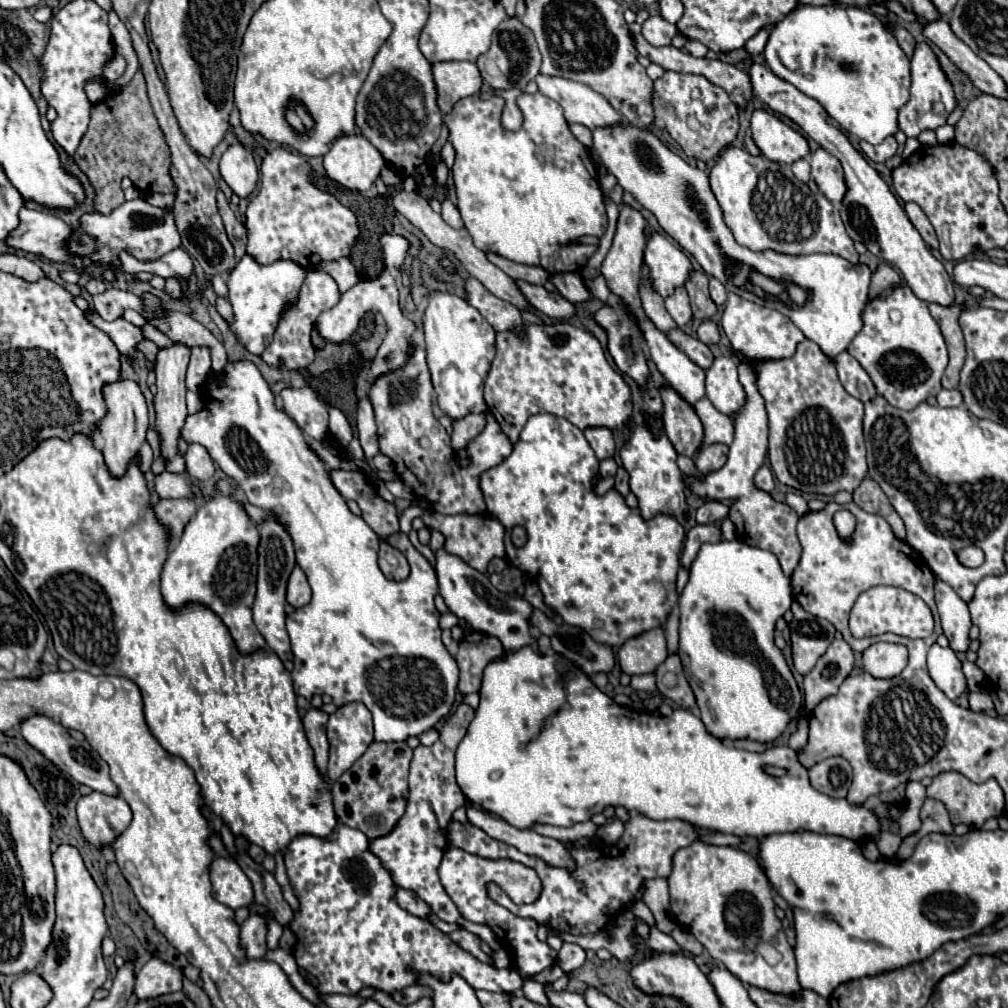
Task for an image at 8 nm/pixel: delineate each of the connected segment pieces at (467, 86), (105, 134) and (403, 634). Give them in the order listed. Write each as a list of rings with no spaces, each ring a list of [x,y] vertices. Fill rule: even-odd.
[[[442,61],[432,65],[432,75],[438,91],[438,107],[448,113],[460,97],[480,91],[482,77],[476,63],[470,61]]]
[[[138,69],[136,75],[132,77],[132,81],[128,85],[124,85],[116,95],[112,93],[110,97],[102,99],[100,103],[92,105],[92,119],[90,119],[90,127],[84,133],[78,151],[74,153],[74,163],[80,167],[80,171],[86,173],[96,197],[94,197],[94,207],[100,213],[110,213],[116,205],[118,205],[118,185],[124,177],[130,177],[132,183],[144,191],[144,193],[174,193],[176,185],[172,183],[170,177],[170,151],[168,151],[168,143],[164,139],[164,133],[160,131],[160,125],[154,117],[150,99],[146,95],[146,81],[142,71]]]
[[[228,361],[226,367],[222,369],[222,373],[218,375],[212,375],[208,377],[206,385],[204,385],[204,391],[202,391],[202,397],[204,397],[204,407],[194,413],[194,415],[188,415],[186,421],[184,421],[184,427],[182,427],[182,439],[186,443],[200,443],[208,449],[210,457],[220,465],[220,469],[230,477],[234,479],[240,489],[244,491],[244,495],[248,497],[248,501],[264,511],[270,511],[274,515],[274,519],[278,523],[284,523],[284,529],[288,531],[292,543],[294,543],[294,553],[296,553],[296,563],[300,565],[300,569],[306,573],[308,577],[308,583],[312,587],[312,601],[300,609],[296,609],[292,615],[288,615],[286,619],[286,629],[288,629],[288,635],[290,635],[290,643],[292,643],[292,653],[294,653],[294,669],[292,669],[292,681],[294,681],[294,691],[296,695],[302,695],[306,699],[312,699],[312,695],[330,695],[334,705],[346,705],[354,699],[362,701],[372,717],[374,717],[374,741],[406,741],[408,737],[412,735],[420,735],[424,731],[428,731],[430,727],[434,727],[440,719],[444,719],[454,703],[454,697],[456,697],[456,685],[458,685],[458,667],[456,667],[456,661],[454,657],[446,651],[440,635],[440,627],[438,627],[438,619],[440,619],[440,613],[438,609],[434,607],[434,597],[438,595],[438,581],[436,581],[436,573],[432,569],[432,565],[428,563],[428,559],[416,551],[412,547],[412,543],[408,541],[408,535],[398,531],[396,535],[390,535],[386,537],[386,541],[396,547],[398,551],[404,553],[408,563],[410,563],[410,575],[402,583],[394,583],[394,581],[388,581],[380,567],[378,567],[378,545],[380,545],[380,537],[368,527],[368,523],[362,519],[362,517],[356,517],[344,497],[336,491],[336,487],[332,485],[332,479],[330,479],[330,469],[326,467],[326,463],[310,449],[310,445],[306,443],[304,439],[304,433],[300,431],[300,427],[282,411],[276,407],[276,399],[266,383],[266,379],[262,377],[262,373],[258,371],[258,367],[252,363],[252,361]]]

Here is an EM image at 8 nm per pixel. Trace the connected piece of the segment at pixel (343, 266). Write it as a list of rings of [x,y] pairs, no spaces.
[[[338,259],[338,261],[322,261],[318,269],[334,277],[334,281],[336,281],[336,283],[338,283],[338,287],[340,287],[340,293],[348,291],[352,285],[356,285],[356,283],[360,281],[358,269],[352,265],[352,261],[350,261],[350,259]]]

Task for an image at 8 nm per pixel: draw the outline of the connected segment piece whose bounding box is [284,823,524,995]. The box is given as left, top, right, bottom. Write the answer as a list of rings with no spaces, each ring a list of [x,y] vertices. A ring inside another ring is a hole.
[[[338,823],[332,835],[298,835],[284,851],[288,881],[300,903],[300,909],[288,923],[298,941],[294,947],[294,959],[298,967],[318,983],[316,989],[322,995],[356,995],[366,985],[394,993],[414,985],[416,975],[424,973],[440,979],[442,983],[448,983],[452,975],[460,975],[470,987],[494,993],[518,993],[522,989],[524,979],[514,969],[496,969],[478,961],[432,923],[404,911],[394,899],[398,887],[392,883],[392,875],[384,871],[380,859],[368,851],[368,845],[370,841],[362,831]]]

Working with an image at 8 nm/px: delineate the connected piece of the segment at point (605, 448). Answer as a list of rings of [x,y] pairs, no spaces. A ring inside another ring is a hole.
[[[586,427],[584,435],[600,461],[614,455],[614,437],[608,427]]]

